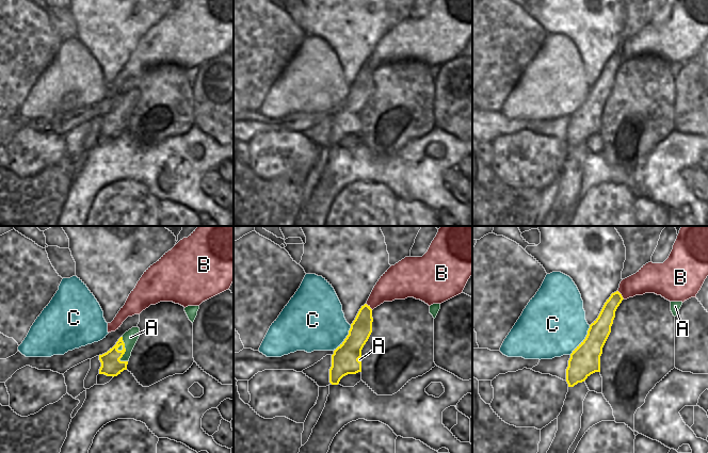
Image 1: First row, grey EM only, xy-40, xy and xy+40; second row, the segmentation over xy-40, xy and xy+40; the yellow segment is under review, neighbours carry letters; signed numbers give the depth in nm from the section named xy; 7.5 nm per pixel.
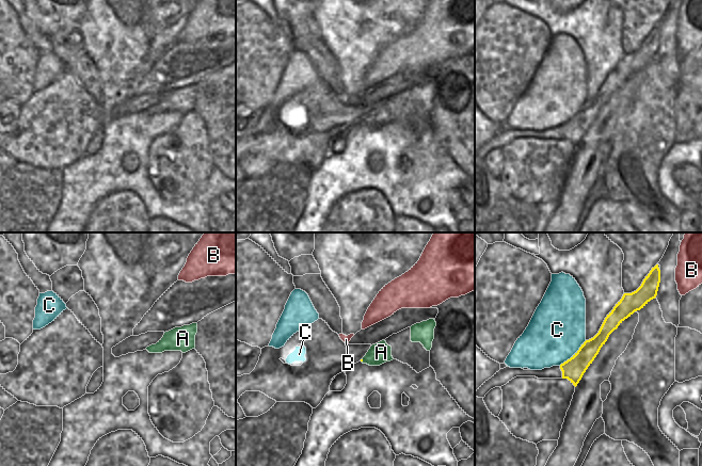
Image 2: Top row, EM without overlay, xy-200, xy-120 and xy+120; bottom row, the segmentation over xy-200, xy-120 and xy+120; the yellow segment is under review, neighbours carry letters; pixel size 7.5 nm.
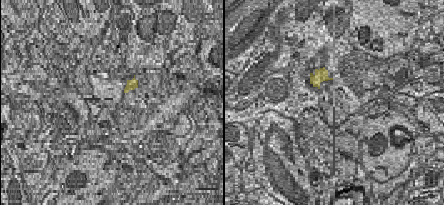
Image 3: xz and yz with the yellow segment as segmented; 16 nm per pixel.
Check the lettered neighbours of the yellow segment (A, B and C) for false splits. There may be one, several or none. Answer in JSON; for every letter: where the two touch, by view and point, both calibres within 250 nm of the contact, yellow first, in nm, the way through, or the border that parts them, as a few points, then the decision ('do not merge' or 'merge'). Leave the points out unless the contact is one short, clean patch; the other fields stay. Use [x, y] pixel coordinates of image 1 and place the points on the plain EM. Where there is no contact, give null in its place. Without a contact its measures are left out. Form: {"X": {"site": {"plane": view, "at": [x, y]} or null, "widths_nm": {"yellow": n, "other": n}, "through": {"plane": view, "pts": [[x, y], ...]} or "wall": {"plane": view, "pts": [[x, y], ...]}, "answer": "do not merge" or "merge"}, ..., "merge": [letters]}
{"A": {"site": {"plane": "xy-40", "at": [125, 112]}, "widths_nm": {"yellow": 160, "other": 110}, "wall": {"plane": "xy-40", "pts": [[122, 97], [125, 114], [119, 120], [127, 123]]}, "answer": "do not merge"}, "B": {"site": {"plane": "xy+40", "at": [621, 55]}, "widths_nm": {"yellow": 120, "other": 200}, "answer": "do not merge"}, "C": {"site": {"plane": "xy+40", "at": [583, 101]}, "widths_nm": {"yellow": 220, "other": 480}, "wall": {"plane": "xy+40", "pts": [[590, 86], [585, 99], [569, 115]]}, "answer": "do not merge"}, "merge": []}

